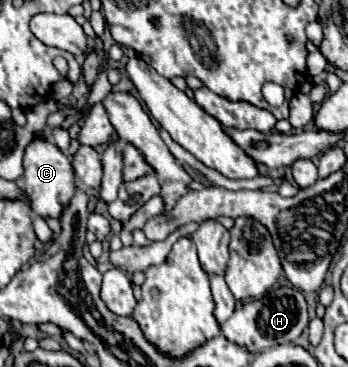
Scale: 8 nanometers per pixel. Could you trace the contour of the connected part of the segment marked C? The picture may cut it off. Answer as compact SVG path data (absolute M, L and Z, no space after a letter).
M34 137L32 143L26 149L24 155L24 187L22 191L28 195L28 205L30 211L42 219L54 217L60 219L62 211L70 205L76 185L74 185L74 173L72 173L72 163L70 159L50 141Z

